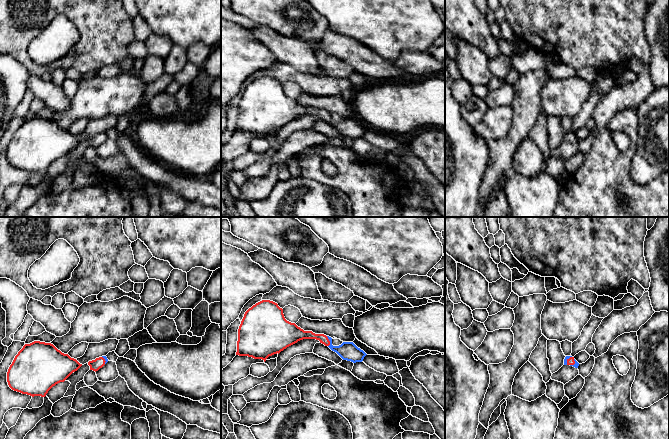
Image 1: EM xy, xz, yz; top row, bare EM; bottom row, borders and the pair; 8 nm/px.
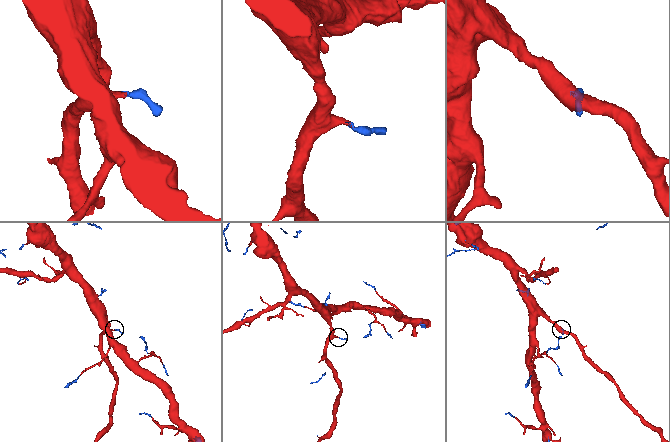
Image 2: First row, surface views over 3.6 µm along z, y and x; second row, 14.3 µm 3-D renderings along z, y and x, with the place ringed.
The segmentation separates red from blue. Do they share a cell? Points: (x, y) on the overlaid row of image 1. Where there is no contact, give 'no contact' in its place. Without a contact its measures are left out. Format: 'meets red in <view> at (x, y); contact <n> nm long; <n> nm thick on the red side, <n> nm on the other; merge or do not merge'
meets red in xz at (329, 341); contact 90 nm long; 100 nm thick on the red side, 150 nm on the other; merge

